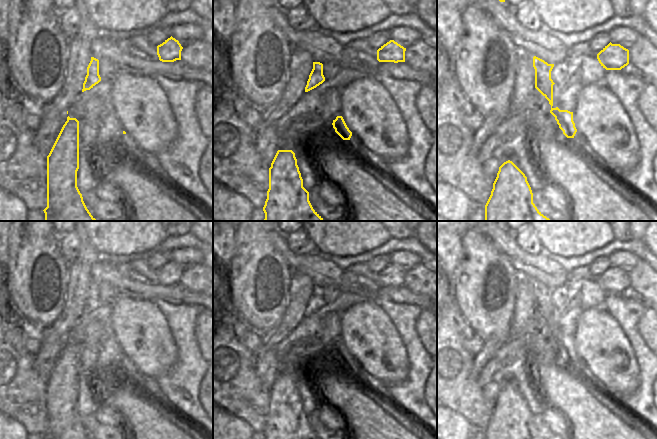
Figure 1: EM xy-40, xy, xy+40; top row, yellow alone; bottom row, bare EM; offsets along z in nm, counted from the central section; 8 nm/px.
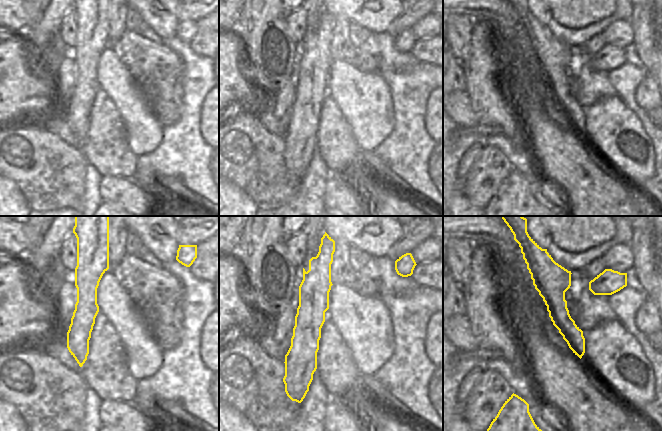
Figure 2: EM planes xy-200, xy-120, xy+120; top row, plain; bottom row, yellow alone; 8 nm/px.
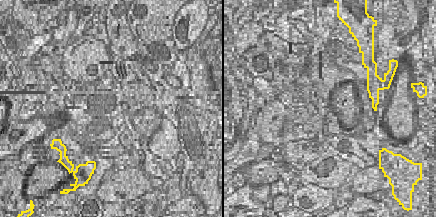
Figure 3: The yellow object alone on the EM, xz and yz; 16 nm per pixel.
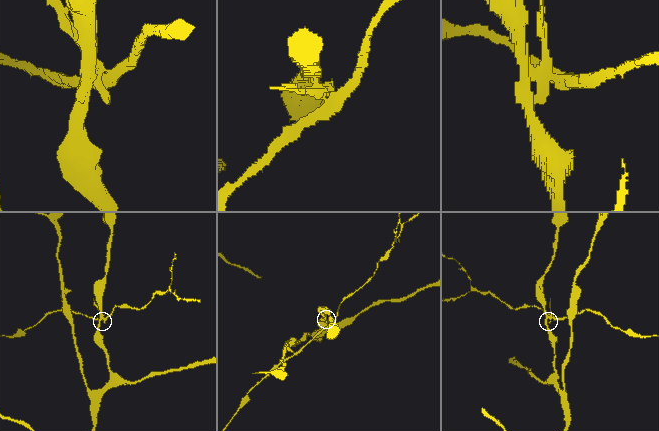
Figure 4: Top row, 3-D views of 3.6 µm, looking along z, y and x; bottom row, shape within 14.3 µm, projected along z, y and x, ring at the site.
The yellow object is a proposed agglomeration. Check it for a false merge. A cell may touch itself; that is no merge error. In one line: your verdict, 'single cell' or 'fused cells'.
fused cells

